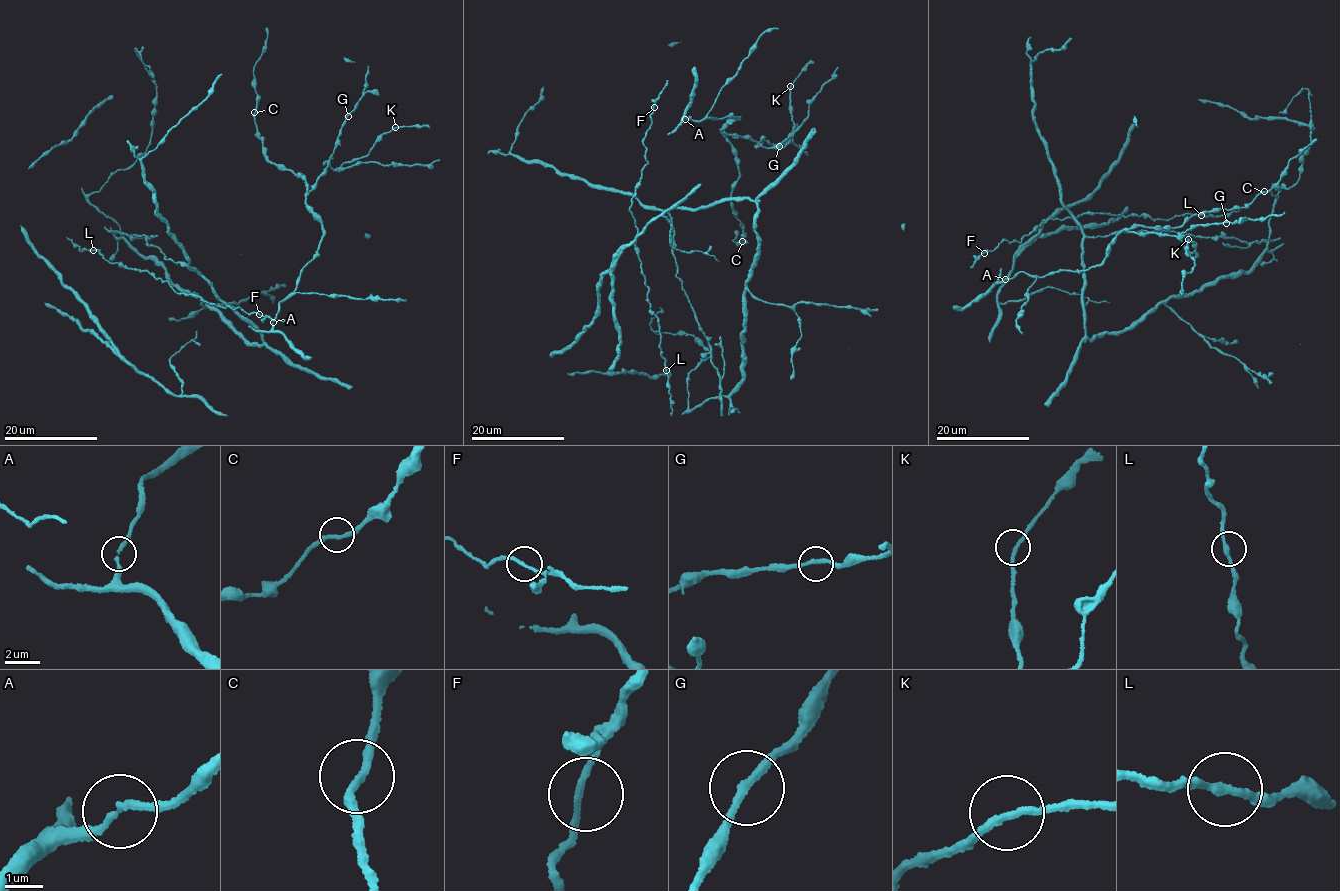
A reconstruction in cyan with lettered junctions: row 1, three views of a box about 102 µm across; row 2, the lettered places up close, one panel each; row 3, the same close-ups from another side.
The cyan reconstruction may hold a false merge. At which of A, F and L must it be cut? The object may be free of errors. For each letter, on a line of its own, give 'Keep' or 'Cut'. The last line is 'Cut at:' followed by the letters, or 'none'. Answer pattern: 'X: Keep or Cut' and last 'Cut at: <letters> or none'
A: Keep
F: Keep
L: Keep
Cut at: none

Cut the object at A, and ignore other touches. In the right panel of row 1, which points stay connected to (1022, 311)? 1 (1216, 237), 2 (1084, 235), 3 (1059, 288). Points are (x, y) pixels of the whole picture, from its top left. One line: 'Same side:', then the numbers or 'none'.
Same side: none

